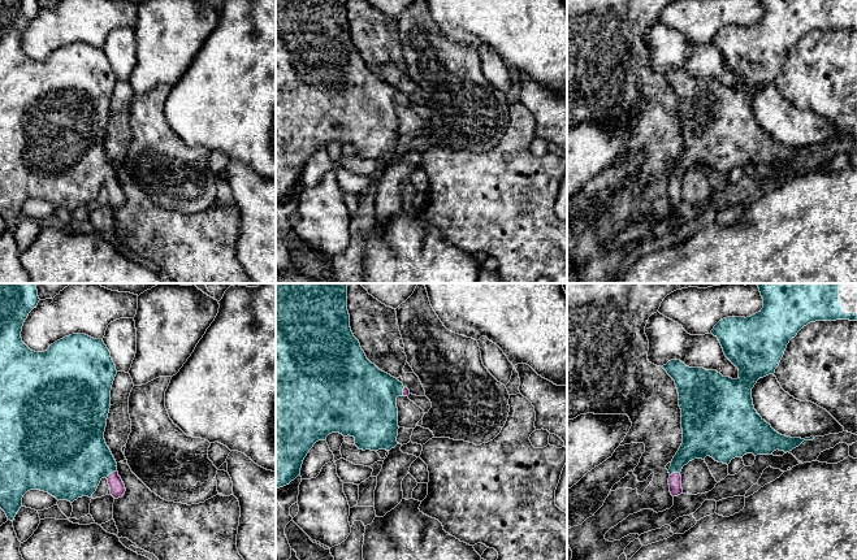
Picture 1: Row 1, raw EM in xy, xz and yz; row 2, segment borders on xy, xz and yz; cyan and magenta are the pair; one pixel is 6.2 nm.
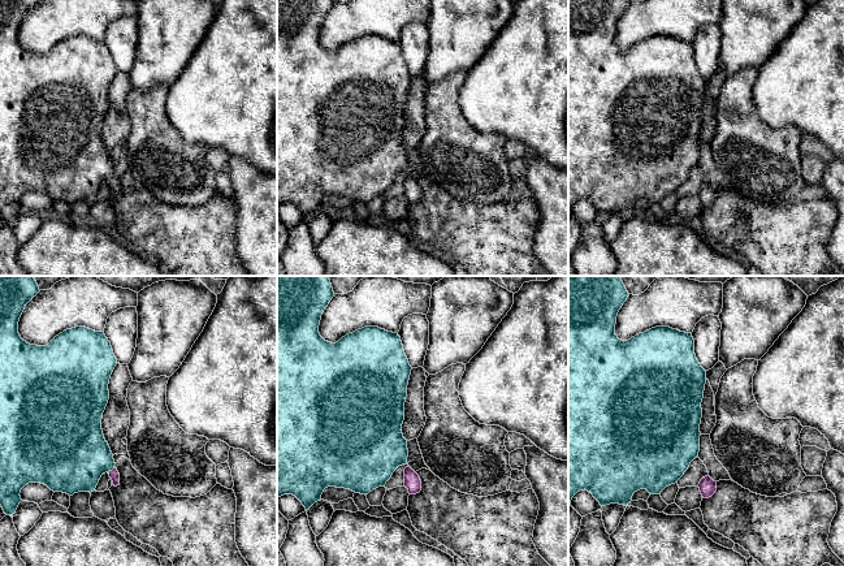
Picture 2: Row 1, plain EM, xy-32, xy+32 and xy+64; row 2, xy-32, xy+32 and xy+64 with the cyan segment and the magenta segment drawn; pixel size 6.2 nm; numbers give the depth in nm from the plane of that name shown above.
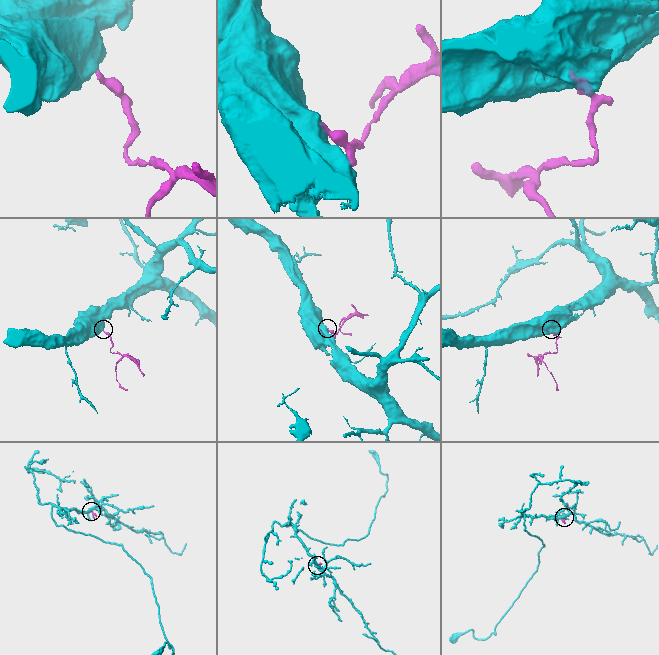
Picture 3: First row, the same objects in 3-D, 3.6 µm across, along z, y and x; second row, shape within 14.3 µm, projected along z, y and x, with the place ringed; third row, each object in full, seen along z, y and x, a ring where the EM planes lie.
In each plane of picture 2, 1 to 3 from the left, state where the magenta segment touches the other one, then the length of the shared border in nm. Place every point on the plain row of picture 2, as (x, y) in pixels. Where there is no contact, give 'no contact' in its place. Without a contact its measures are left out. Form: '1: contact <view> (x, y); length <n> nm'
1: contact xy-32 (111, 178); length 60 nm
2: no contact
3: no contact

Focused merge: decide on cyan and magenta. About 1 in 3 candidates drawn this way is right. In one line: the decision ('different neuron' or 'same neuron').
same neuron

